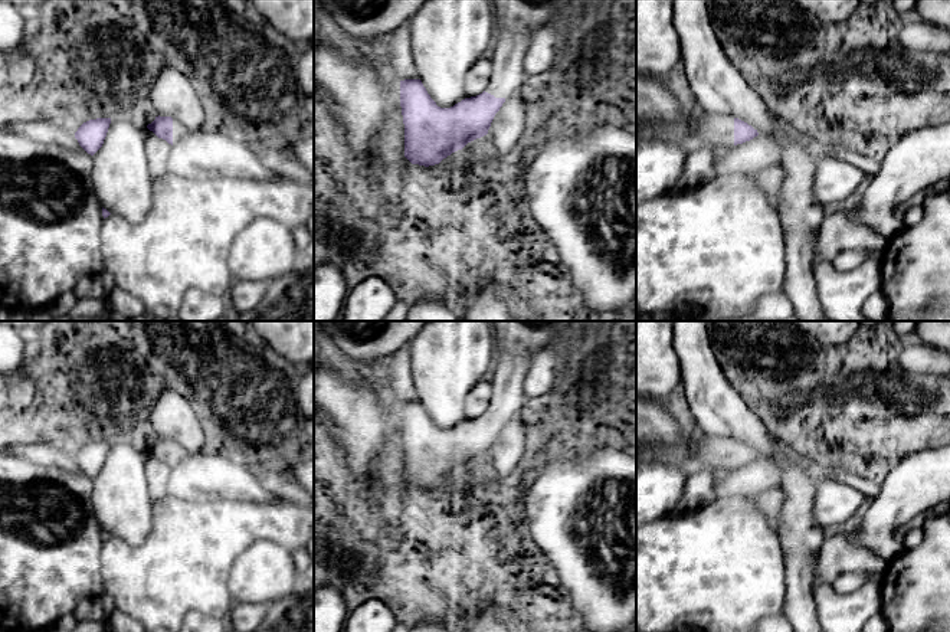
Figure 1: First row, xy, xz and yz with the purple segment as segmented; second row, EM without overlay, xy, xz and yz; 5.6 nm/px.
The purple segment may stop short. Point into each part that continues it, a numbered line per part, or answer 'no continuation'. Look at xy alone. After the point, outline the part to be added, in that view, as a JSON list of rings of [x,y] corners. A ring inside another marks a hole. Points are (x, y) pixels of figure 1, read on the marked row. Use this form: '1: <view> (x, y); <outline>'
1: xy (179, 130); [[[173,118],[173,144],[181,140],[190,131],[176,118]]]

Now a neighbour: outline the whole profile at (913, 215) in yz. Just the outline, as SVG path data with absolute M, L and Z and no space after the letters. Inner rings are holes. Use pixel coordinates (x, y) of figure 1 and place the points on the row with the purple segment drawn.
M907 204L904 215L904 226L915 226L923 219L923 204Z

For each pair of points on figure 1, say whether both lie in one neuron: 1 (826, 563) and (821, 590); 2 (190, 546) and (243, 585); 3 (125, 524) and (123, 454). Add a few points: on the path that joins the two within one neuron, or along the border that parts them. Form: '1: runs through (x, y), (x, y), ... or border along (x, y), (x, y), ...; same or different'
1: border along (818, 554), (816, 579), (831, 586); different
2: border along (249, 547), (235, 559), (231, 567), (231, 596); different
3: runs through (123, 507), (123, 471); same

